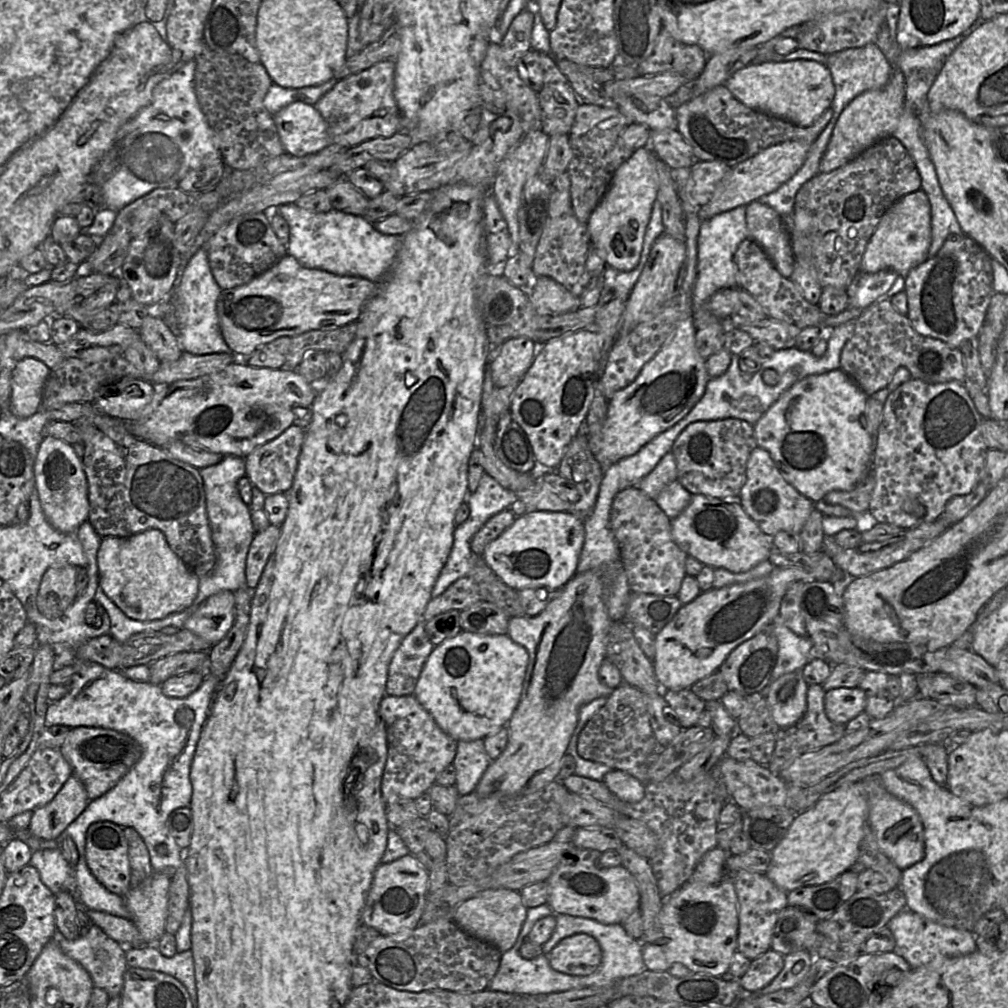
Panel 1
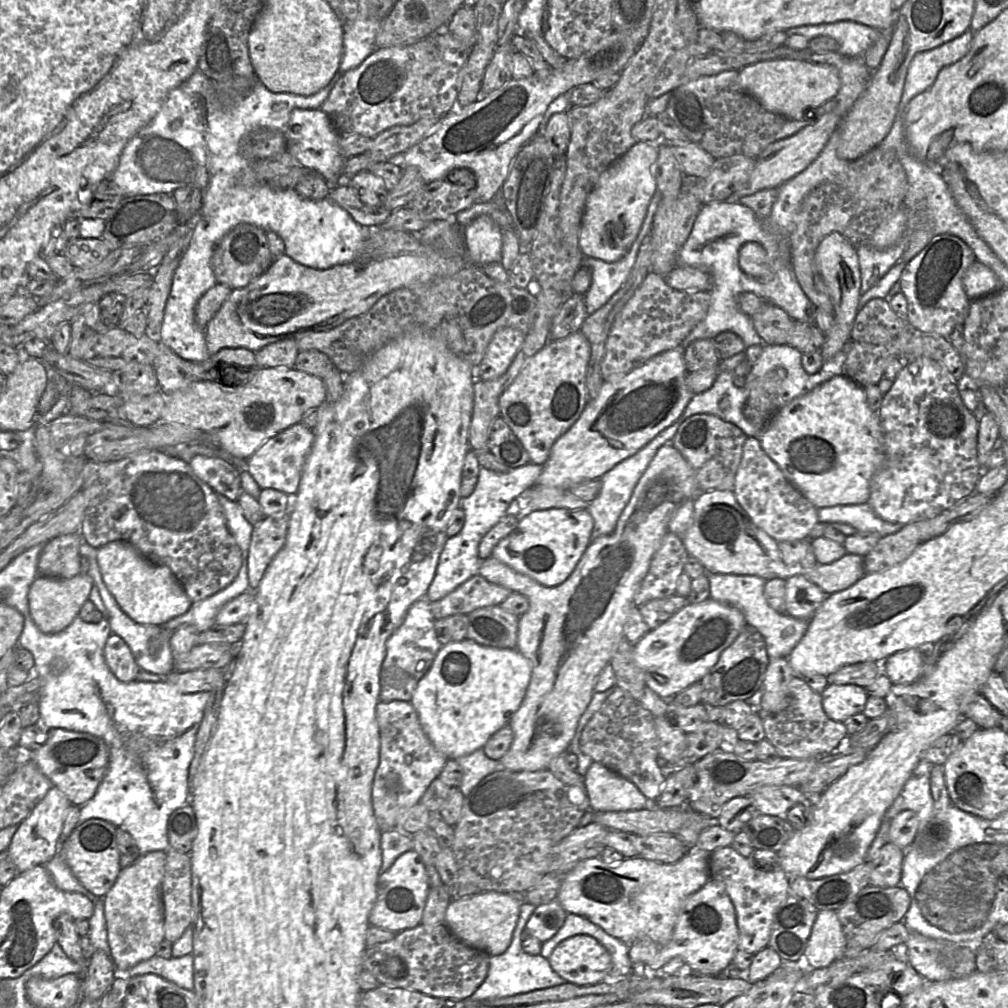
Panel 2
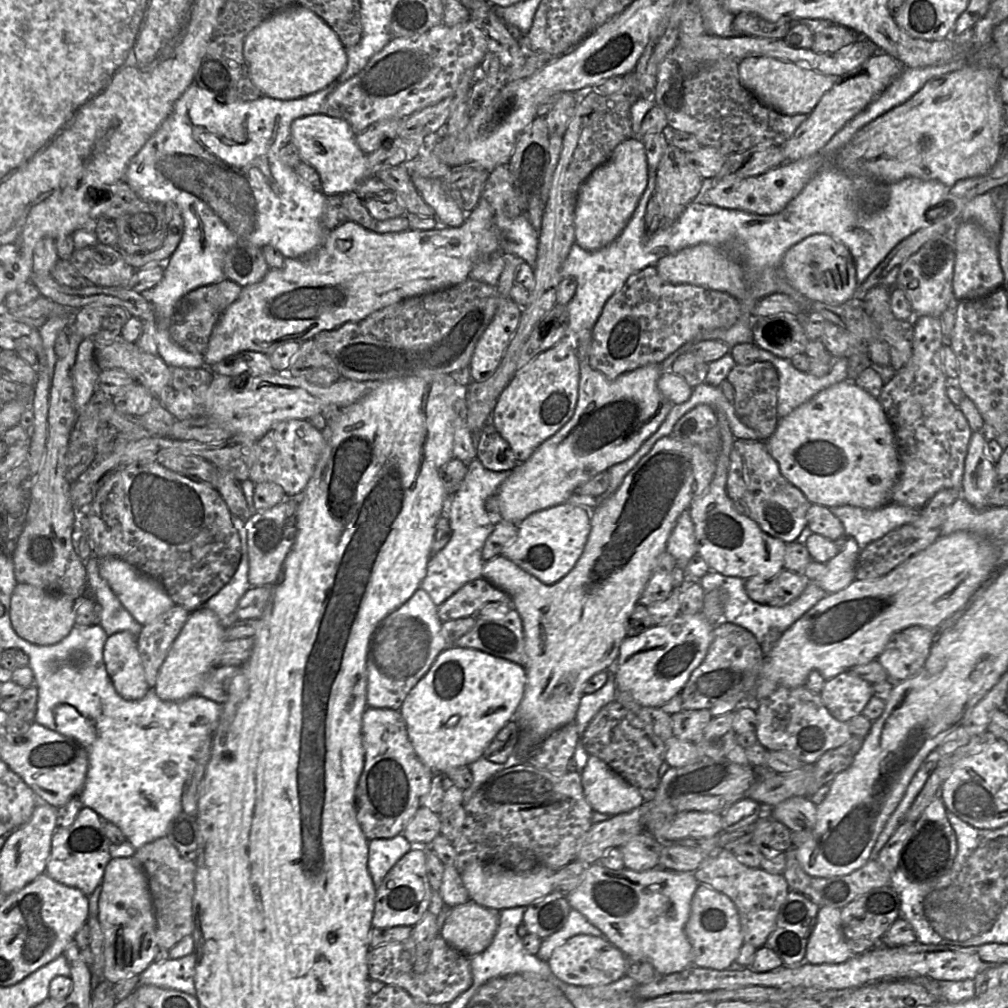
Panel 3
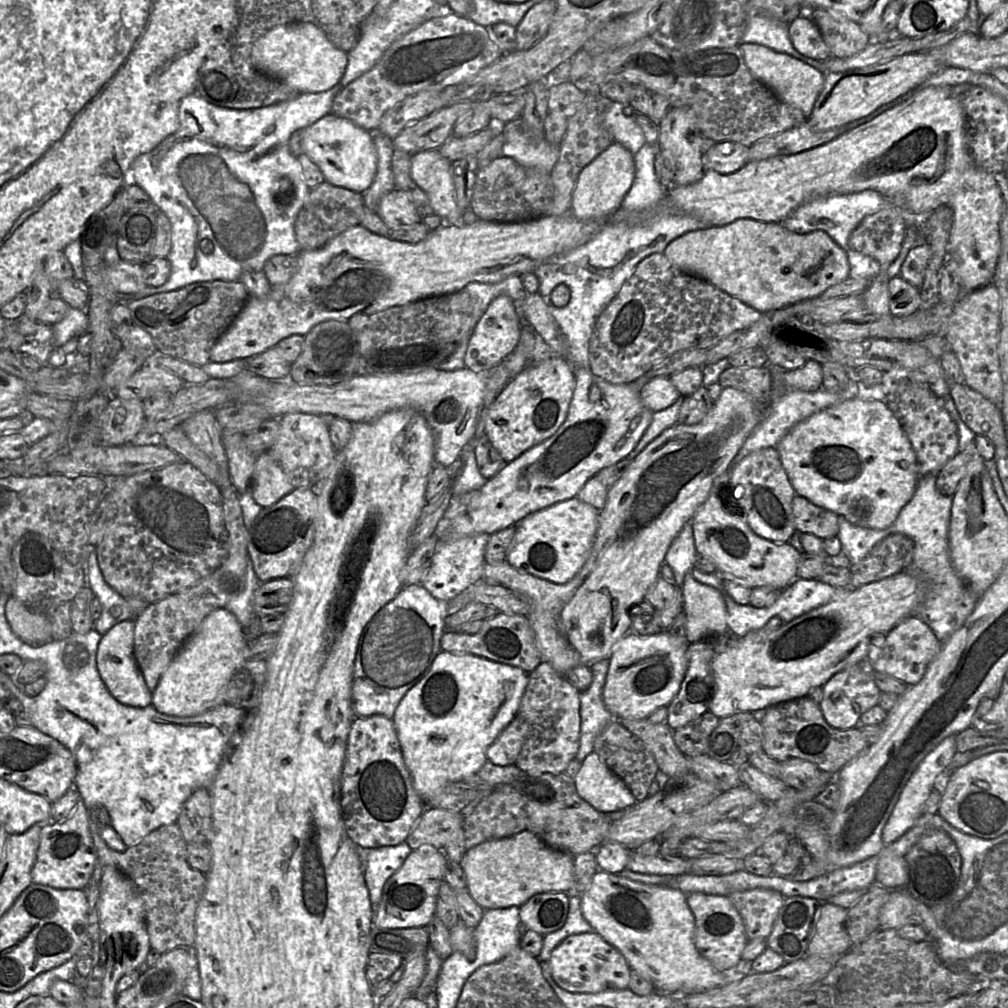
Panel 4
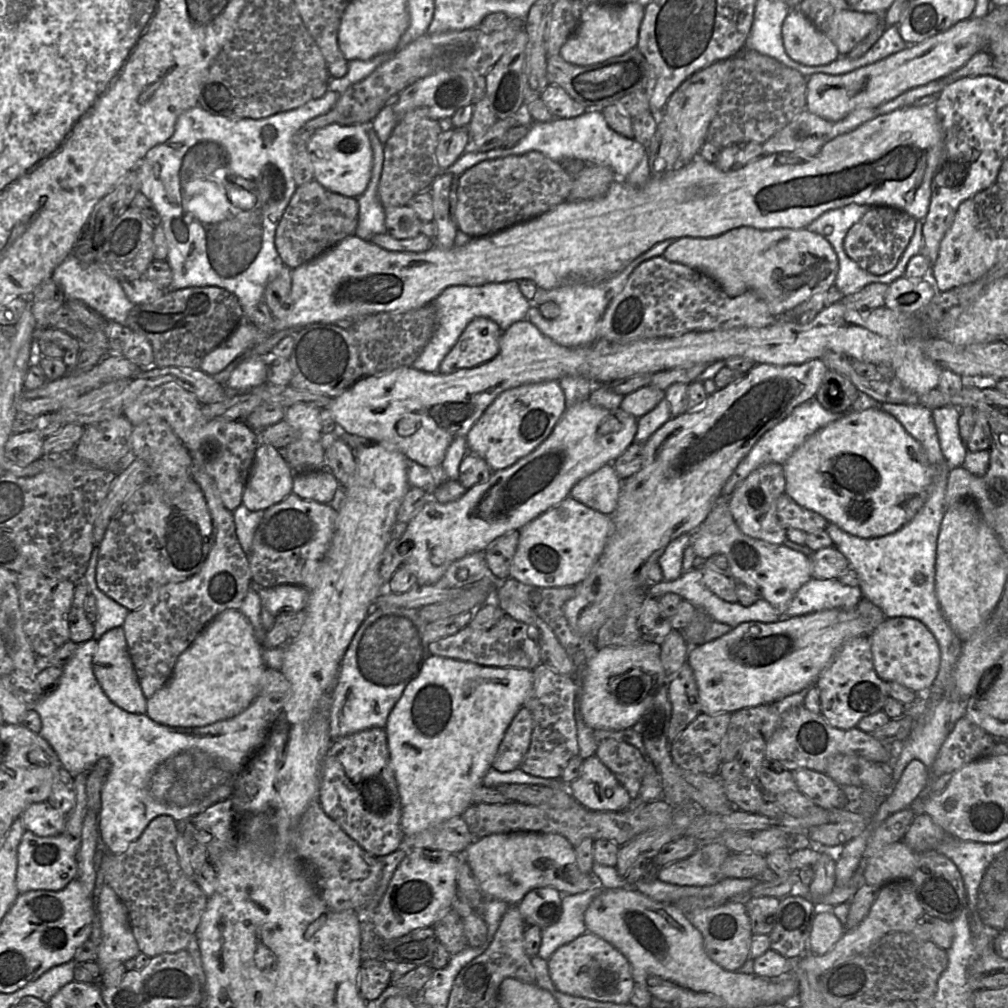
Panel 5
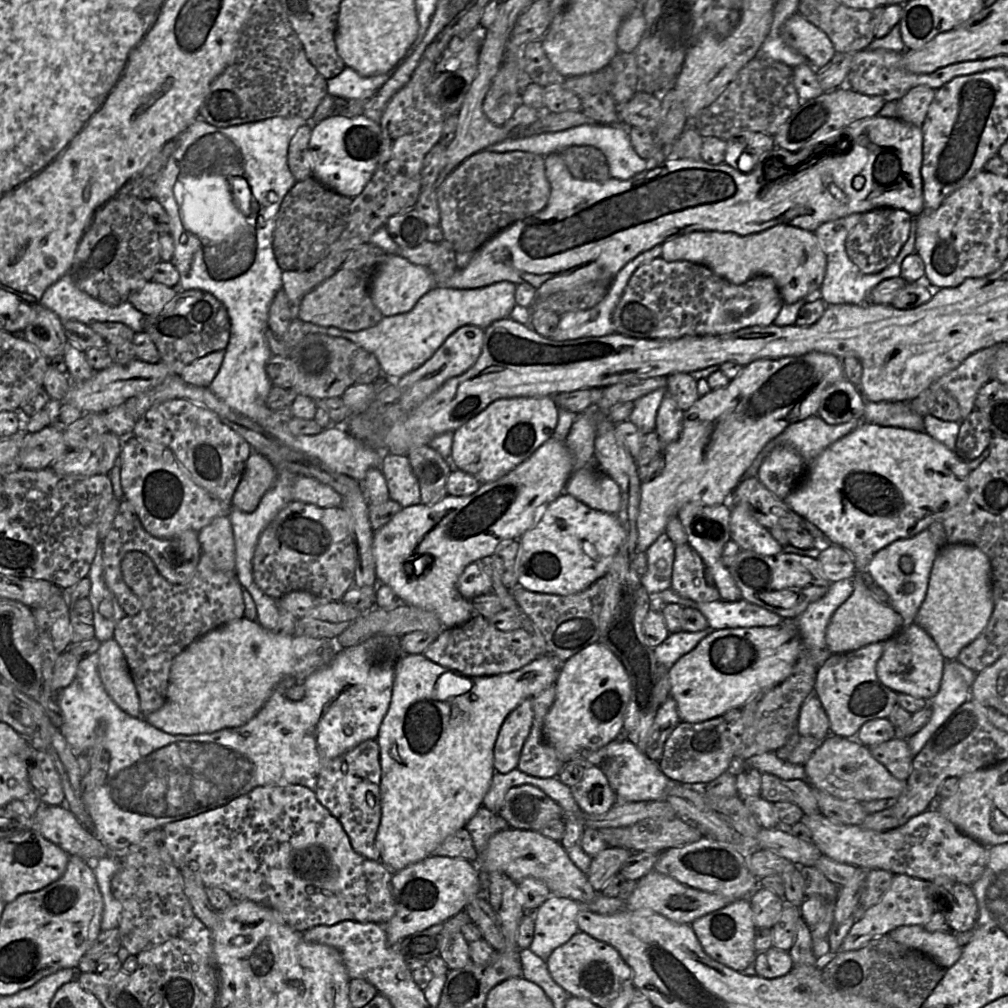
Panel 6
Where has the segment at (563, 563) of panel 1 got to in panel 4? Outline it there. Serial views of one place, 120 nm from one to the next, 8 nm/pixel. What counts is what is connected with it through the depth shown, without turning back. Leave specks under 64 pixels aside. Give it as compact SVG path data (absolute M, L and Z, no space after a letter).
M574 497L529 514L517 524L508 563L522 573L555 584L570 581L586 563L596 538L599 511Z

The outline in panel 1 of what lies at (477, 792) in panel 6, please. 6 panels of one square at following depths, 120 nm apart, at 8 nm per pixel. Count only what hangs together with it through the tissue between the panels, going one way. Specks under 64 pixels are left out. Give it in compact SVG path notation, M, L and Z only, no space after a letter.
M461 631L435 646L418 679L414 697L456 741L484 739L507 727L522 694L528 651L508 635Z

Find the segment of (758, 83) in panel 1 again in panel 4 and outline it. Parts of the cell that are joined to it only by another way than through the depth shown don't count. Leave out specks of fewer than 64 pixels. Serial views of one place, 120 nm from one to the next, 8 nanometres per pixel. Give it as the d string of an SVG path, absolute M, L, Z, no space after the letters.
M740 43L739 47L750 72L780 100L800 109L808 119L823 88L825 74L799 59L758 44Z

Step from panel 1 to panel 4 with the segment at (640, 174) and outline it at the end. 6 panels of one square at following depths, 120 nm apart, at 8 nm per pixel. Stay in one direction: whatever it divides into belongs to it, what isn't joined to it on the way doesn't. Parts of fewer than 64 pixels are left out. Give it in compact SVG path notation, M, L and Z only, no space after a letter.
M613 142L580 173L572 196L571 213L580 221L600 220L621 207L635 178L634 155Z

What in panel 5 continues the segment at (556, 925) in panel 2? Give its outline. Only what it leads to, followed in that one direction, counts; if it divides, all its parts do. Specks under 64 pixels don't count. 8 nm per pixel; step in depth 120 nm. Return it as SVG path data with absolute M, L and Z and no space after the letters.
M535 888L523 897L517 907L527 925L543 929L559 920L562 912L561 897L554 888Z

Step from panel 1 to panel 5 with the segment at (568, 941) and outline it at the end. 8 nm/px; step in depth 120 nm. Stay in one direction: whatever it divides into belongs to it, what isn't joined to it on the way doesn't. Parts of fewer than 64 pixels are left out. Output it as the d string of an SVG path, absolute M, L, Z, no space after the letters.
M586 932L560 946L547 963L551 981L563 993L599 1002L629 1003L635 983L630 964L618 949L595 934Z

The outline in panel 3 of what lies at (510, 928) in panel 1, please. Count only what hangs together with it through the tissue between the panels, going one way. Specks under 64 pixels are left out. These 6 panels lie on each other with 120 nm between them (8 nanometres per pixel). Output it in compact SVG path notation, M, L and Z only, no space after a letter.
M472 900L457 905L450 909L440 935L465 956L476 956L491 944L498 928L499 912Z

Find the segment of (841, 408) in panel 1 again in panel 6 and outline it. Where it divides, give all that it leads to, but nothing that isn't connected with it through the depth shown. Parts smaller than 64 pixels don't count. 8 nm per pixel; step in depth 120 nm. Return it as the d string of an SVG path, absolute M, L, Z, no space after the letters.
M862 421L852 432L832 443L812 461L807 462L805 476L784 501L797 514L817 526L834 545L838 545L849 551L855 562L856 573L866 572L867 565L876 552L896 540L914 537L921 531L927 529L932 523L945 518L947 513L965 494L968 476L971 472L967 462L969 461L965 461L955 451L948 449L945 445L925 432L916 432L900 427L880 426Z

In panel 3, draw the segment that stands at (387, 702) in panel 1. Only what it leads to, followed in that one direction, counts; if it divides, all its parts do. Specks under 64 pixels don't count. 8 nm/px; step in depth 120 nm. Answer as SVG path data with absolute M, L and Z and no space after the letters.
M368 707L362 716L364 766L354 802L356 818L366 839L390 839L402 834L422 806L434 772L417 756L400 711Z

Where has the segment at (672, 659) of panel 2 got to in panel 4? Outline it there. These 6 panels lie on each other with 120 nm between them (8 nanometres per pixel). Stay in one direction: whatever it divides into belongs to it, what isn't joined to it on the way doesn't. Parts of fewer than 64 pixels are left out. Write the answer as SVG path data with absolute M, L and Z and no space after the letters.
M667 630L653 635L639 635L629 632L612 650L602 698L607 710L615 717L641 720L660 707L667 707L679 691L687 669L686 652L690 643L672 636Z

